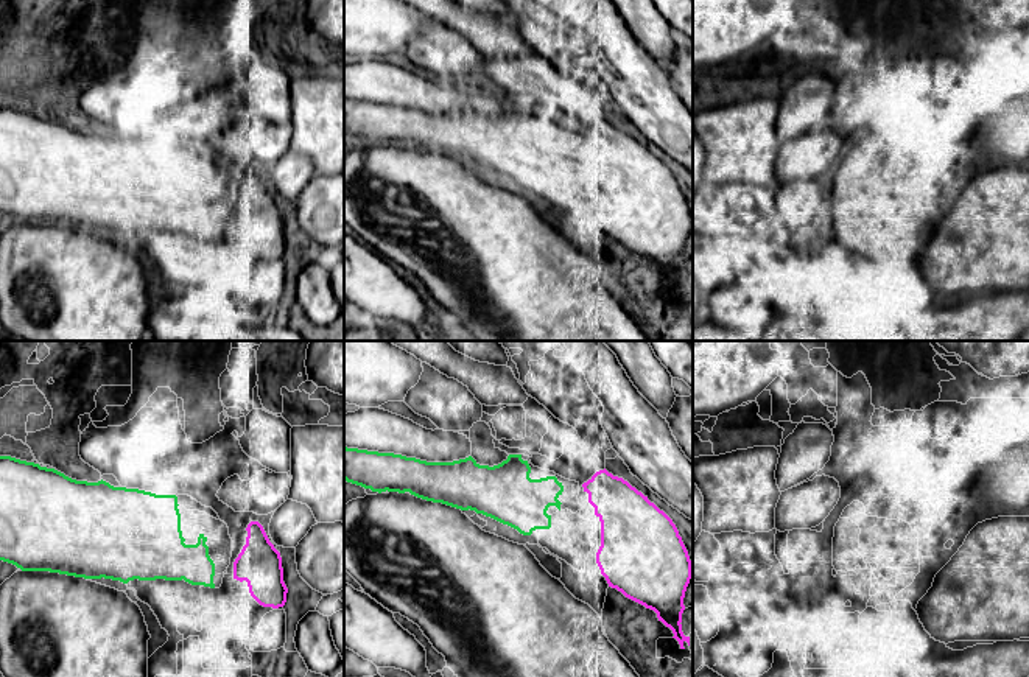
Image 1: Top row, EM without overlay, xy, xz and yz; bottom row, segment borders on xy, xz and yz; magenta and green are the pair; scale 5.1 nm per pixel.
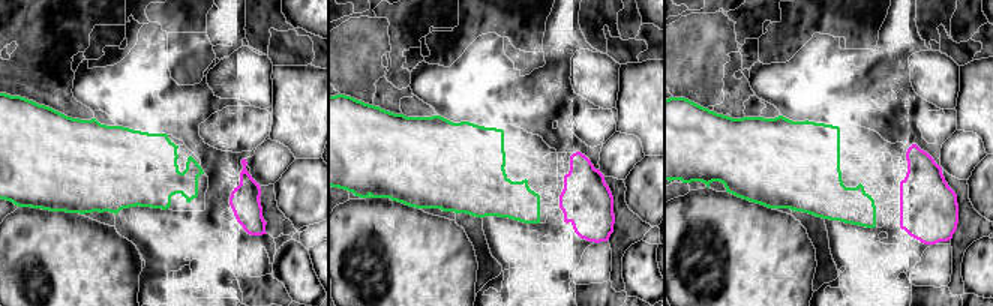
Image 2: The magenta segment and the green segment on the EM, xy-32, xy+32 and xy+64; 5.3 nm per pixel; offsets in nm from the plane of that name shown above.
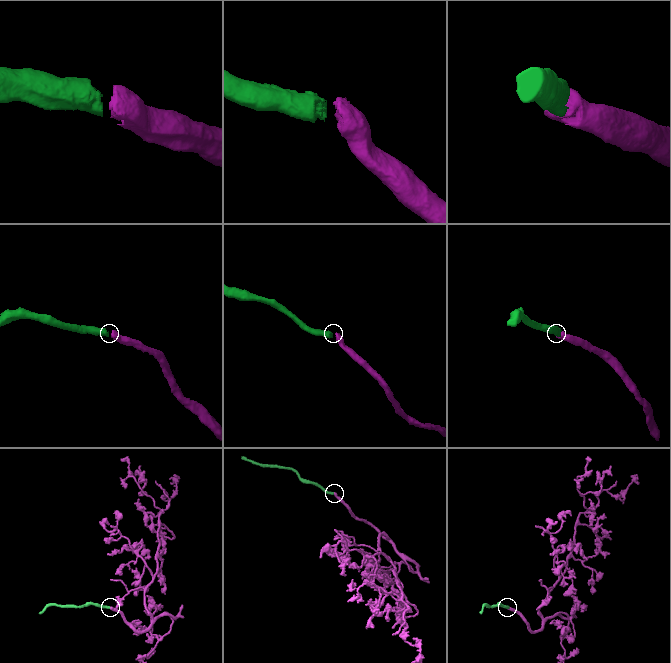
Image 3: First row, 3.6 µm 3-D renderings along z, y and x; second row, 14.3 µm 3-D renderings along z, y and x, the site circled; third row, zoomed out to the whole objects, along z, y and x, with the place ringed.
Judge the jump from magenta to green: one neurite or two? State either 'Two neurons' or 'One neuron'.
One neuron

